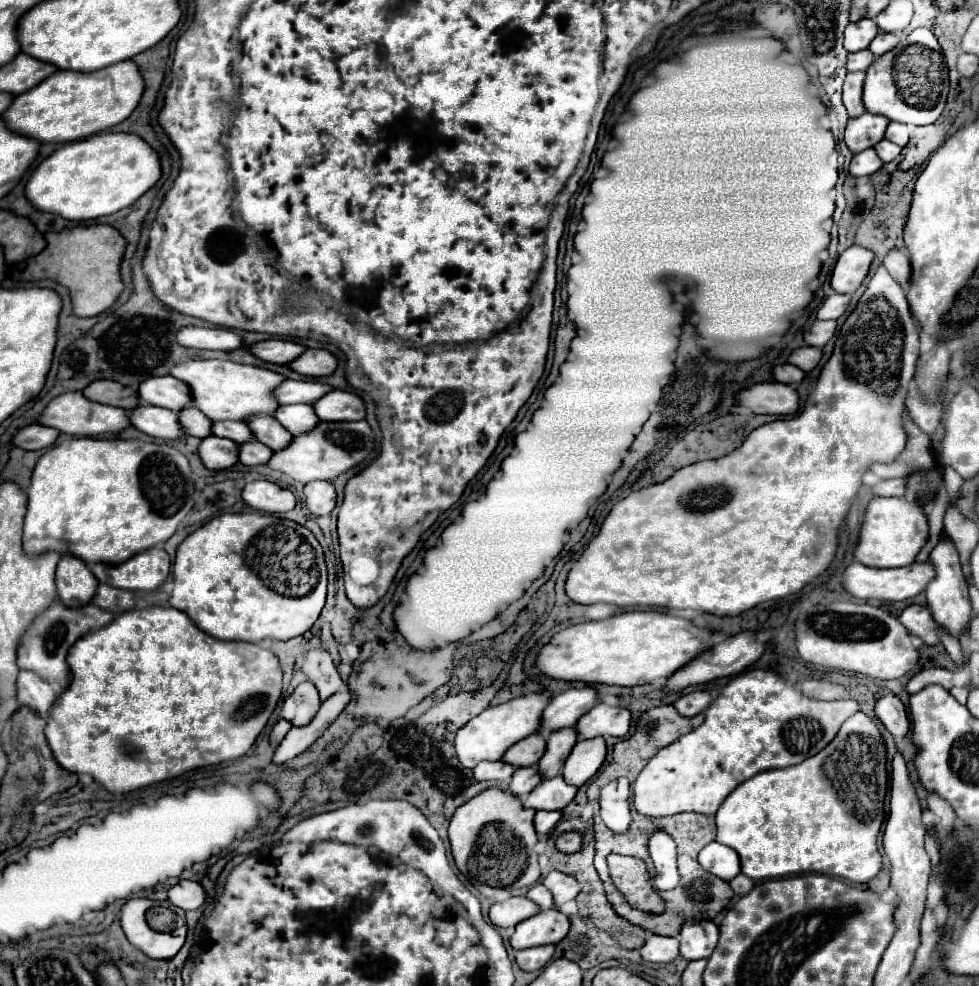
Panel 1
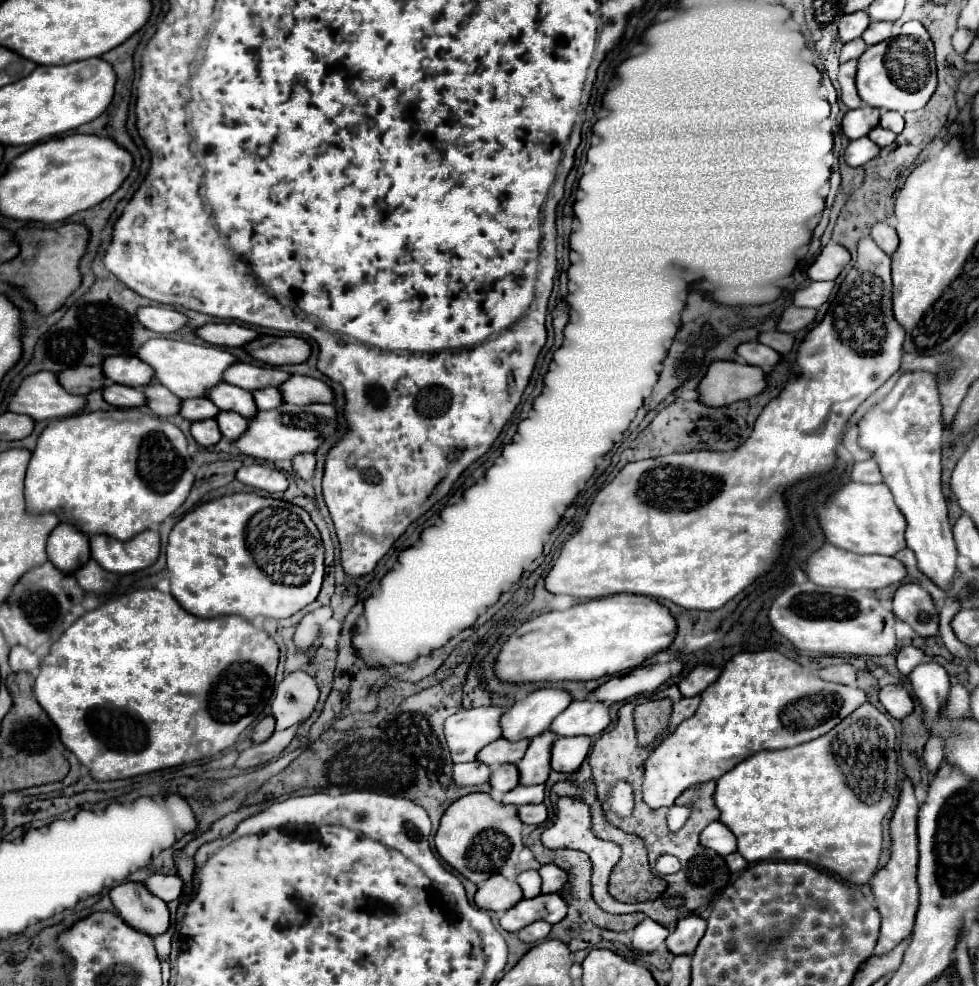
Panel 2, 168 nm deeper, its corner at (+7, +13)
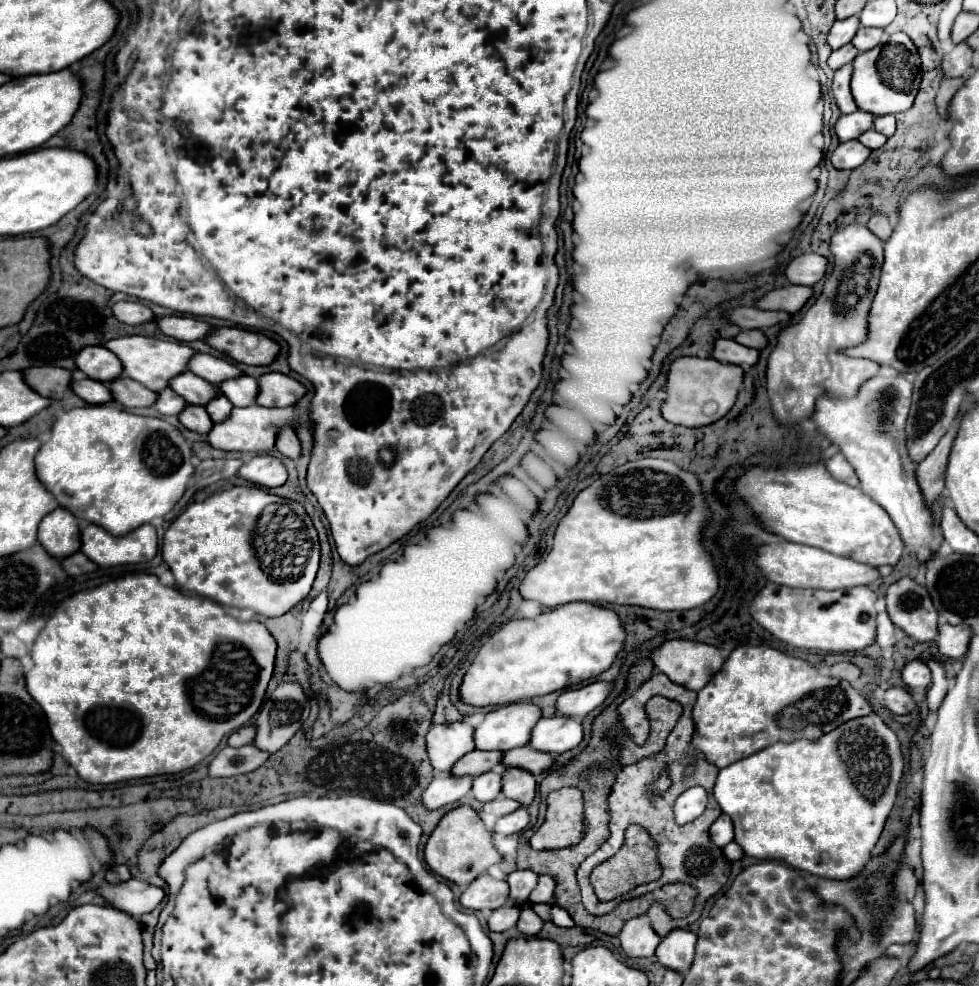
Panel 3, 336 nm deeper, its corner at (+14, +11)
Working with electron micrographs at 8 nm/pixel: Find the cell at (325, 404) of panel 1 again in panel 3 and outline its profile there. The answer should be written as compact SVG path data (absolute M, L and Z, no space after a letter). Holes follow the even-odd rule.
M268 372L258 378L260 392L256 396L256 404L266 406L266 408L280 408L280 406L292 406L296 404L306 388L296 382L294 378L280 374L280 372Z

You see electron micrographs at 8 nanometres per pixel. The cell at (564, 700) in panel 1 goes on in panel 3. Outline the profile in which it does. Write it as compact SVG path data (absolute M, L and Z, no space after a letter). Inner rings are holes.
M530 702L500 706L484 716L474 730L476 750L512 750L528 744L532 726L540 720L540 708Z

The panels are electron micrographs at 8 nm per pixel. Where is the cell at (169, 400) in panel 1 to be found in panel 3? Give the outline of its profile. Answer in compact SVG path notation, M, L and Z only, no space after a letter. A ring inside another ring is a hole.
M86 346L76 356L76 368L82 370L88 378L100 382L112 382L122 374L120 360L104 346Z

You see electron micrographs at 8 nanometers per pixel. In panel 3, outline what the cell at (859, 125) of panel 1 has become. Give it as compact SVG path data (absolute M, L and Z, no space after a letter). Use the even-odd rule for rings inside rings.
M856 110L848 116L840 116L838 122L834 124L836 136L840 142L848 142L848 140L856 140L860 134L864 134L866 130L872 128L874 116L864 112L864 110Z

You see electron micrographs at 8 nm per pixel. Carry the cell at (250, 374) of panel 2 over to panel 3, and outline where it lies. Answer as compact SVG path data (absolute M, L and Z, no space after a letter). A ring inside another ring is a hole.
M196 352L196 354L190 358L188 370L194 372L194 374L198 374L200 378L208 380L208 382L214 384L214 386L218 386L220 382L224 382L224 380L228 380L228 378L236 378L236 376L242 374L242 372L240 372L234 364L230 364L228 360L216 358L216 356L212 356L212 354L202 354L202 352Z

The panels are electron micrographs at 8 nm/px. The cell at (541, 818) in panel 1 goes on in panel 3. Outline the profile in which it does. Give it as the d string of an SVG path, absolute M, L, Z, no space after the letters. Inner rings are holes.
M516 810L504 818L500 818L494 826L494 832L500 832L500 834L518 834L522 832L530 822L530 816L528 816L528 810Z

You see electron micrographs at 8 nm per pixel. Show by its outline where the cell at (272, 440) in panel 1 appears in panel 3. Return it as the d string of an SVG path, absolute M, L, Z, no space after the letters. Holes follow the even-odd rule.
M182 372L176 378L172 378L170 388L178 396L182 396L188 404L198 404L198 406L206 406L212 394L218 394L216 386L212 386L210 382L204 382L200 376L192 372Z

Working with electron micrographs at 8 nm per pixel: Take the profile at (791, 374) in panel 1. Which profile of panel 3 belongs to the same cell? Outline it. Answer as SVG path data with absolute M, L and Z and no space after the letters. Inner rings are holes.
M718 338L714 342L712 358L716 358L718 362L730 362L730 364L738 364L738 366L754 366L758 360L758 352L754 348L738 344L734 340Z

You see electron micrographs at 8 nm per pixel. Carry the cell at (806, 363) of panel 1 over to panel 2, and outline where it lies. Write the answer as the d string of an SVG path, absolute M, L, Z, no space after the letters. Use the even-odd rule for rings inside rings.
M765 332L759 336L759 342L763 342L765 346L777 350L779 354L787 354L793 350L795 344L795 336L793 334L785 334L785 332Z

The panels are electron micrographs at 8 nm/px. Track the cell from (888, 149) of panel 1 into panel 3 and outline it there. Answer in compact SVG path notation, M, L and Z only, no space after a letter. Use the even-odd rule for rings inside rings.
M868 130L868 132L864 132L858 140L860 140L864 146L868 146L870 150L876 150L876 148L882 148L888 138L886 138L884 134L876 132L876 130Z

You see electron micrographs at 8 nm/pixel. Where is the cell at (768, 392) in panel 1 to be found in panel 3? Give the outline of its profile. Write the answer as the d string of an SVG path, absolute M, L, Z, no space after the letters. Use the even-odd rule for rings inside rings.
M680 356L670 364L668 380L666 380L666 400L660 406L664 420L686 426L700 428L708 426L734 406L738 390L742 386L744 372L736 364L722 364L714 358L696 358L696 356Z

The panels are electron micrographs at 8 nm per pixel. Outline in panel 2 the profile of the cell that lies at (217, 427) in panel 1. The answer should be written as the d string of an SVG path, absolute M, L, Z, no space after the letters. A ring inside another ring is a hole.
M203 398L203 400L183 400L183 408L181 408L181 416L191 420L191 422L217 418L219 412L221 410L209 398Z

